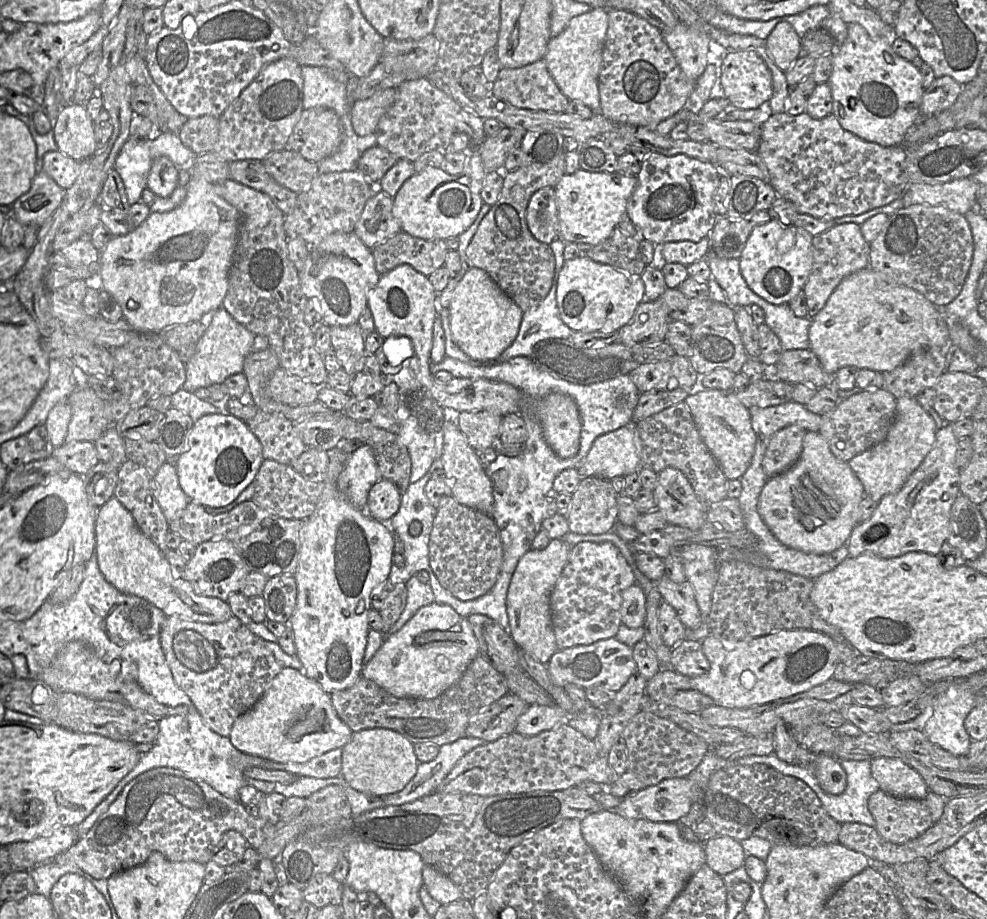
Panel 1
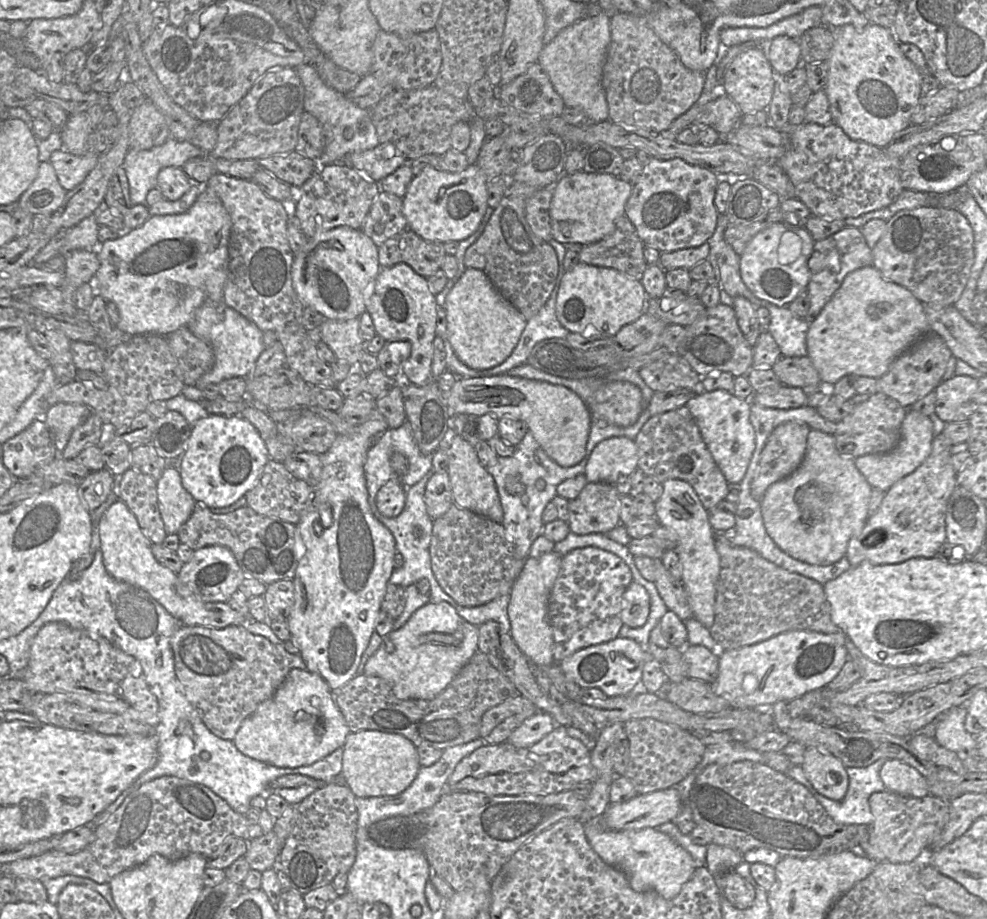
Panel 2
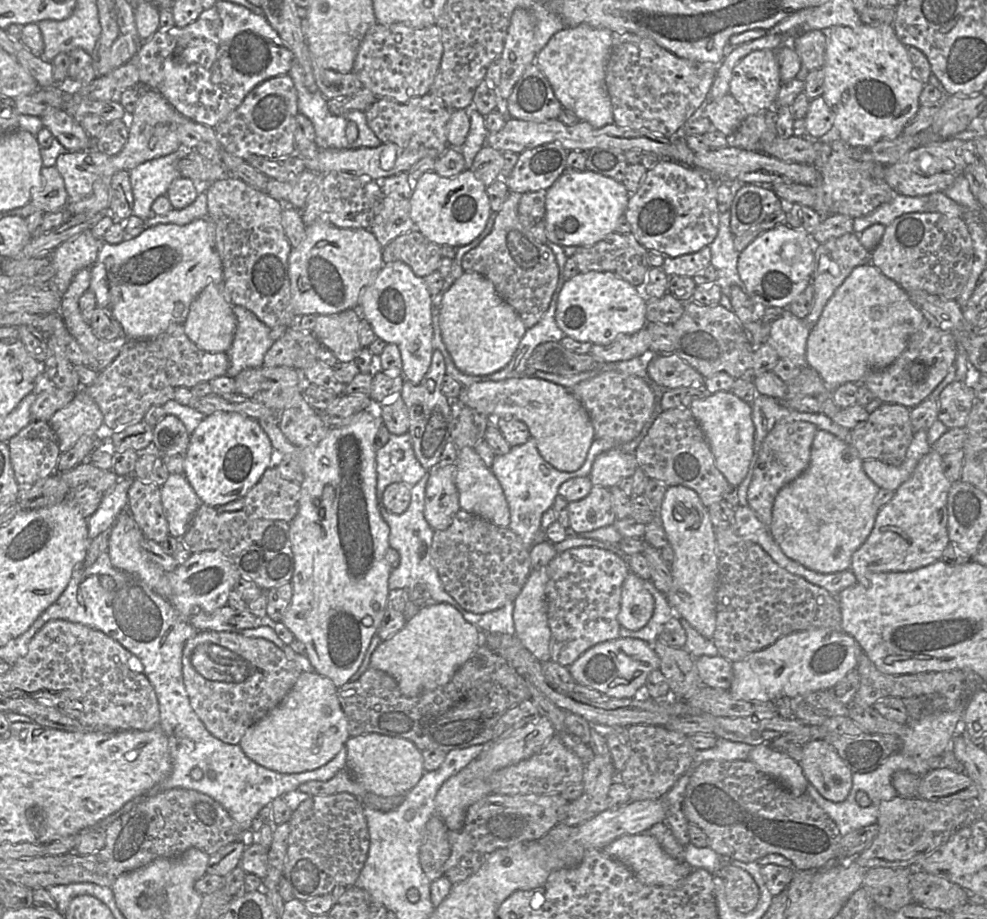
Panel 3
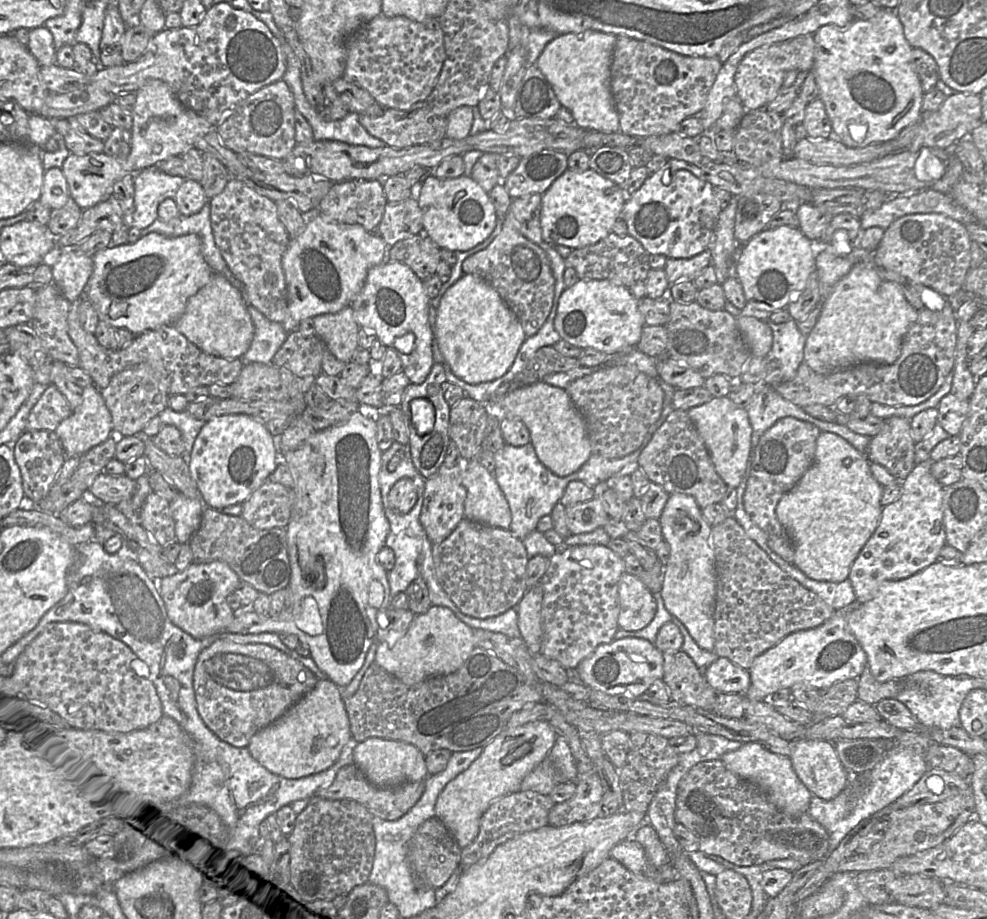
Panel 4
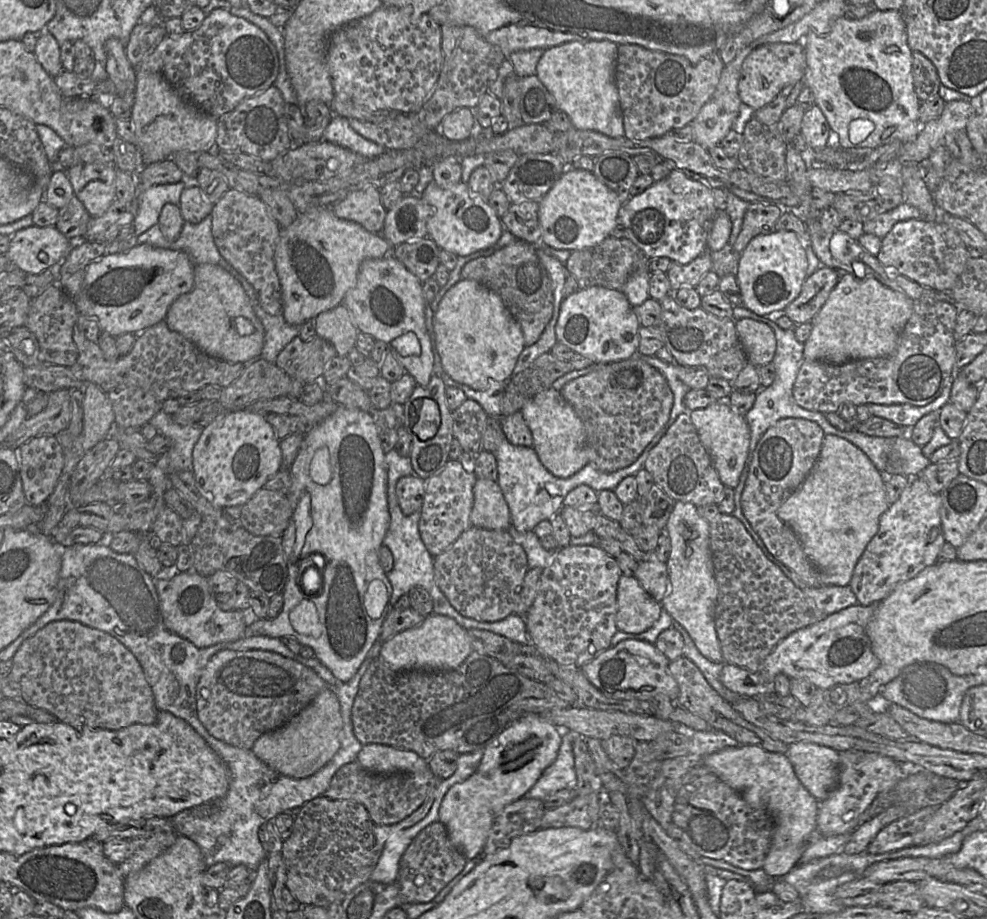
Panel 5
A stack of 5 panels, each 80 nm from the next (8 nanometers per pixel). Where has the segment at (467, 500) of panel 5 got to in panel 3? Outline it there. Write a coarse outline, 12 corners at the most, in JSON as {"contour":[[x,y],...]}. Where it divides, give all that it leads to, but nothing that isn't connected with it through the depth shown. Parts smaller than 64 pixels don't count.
{"contour":[[455,464],[430,470],[424,518],[447,529],[460,510]]}

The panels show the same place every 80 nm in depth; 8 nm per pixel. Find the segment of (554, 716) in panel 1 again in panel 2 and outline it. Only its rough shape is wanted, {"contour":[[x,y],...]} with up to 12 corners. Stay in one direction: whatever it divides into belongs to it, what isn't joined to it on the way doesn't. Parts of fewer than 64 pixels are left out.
{"contour":[[537,711],[507,741],[530,747],[552,732],[550,714]]}

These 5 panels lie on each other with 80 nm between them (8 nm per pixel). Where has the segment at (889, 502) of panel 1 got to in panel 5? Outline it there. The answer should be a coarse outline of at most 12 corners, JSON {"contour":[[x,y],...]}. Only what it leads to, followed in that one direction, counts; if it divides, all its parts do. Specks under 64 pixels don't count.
{"contour":[[919,476],[880,517],[849,586],[878,604],[937,562],[940,494]]}

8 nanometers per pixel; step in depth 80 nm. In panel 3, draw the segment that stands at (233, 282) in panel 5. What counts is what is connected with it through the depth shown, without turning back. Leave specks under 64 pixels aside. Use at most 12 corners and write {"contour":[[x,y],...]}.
{"contour":[[222,285],[190,304],[185,334],[201,350],[226,353],[237,326]]}

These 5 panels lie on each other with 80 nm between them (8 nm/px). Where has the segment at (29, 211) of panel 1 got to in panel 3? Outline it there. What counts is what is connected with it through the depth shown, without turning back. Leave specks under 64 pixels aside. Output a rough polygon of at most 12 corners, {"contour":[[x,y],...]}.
{"contour":[[55,166],[41,169],[30,203],[43,213],[66,207],[69,196]]}

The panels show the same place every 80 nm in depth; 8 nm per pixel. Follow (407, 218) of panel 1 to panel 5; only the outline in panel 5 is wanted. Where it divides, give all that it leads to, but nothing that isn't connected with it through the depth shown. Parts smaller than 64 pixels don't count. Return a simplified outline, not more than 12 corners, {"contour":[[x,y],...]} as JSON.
{"contour":[[433,181],[421,197],[433,207],[428,237],[468,256],[503,232],[488,201],[462,181]]}

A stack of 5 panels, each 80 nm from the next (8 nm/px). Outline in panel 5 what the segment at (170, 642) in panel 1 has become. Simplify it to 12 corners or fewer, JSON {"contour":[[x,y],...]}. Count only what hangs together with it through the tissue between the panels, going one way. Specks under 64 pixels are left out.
{"contour":[[224,649],[197,684],[198,718],[251,749],[328,686],[266,650]]}

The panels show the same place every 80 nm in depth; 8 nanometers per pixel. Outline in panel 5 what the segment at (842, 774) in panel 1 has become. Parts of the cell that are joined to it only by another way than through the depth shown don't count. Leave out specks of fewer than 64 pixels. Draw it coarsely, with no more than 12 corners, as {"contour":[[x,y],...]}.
{"contour":[[810,742],[786,756],[817,801],[839,783],[839,752]]}

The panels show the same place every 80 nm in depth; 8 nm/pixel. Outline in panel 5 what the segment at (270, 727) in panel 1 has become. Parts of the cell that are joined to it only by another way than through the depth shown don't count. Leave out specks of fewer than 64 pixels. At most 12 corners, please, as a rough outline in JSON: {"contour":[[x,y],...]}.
{"contour":[[328,686],[253,753],[300,779],[326,766],[343,719]]}

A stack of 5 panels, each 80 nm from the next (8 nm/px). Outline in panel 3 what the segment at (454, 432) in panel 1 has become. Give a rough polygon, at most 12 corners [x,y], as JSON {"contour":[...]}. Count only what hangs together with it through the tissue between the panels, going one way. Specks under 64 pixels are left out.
{"contour":[[474,448],[459,449],[460,509],[507,528],[501,485]]}

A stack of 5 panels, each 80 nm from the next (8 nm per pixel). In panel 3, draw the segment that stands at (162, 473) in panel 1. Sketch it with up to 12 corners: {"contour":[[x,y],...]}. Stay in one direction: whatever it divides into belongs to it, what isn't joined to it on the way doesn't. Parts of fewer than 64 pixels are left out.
{"contour":[[183,474],[160,490],[169,535],[181,539],[203,503]]}

